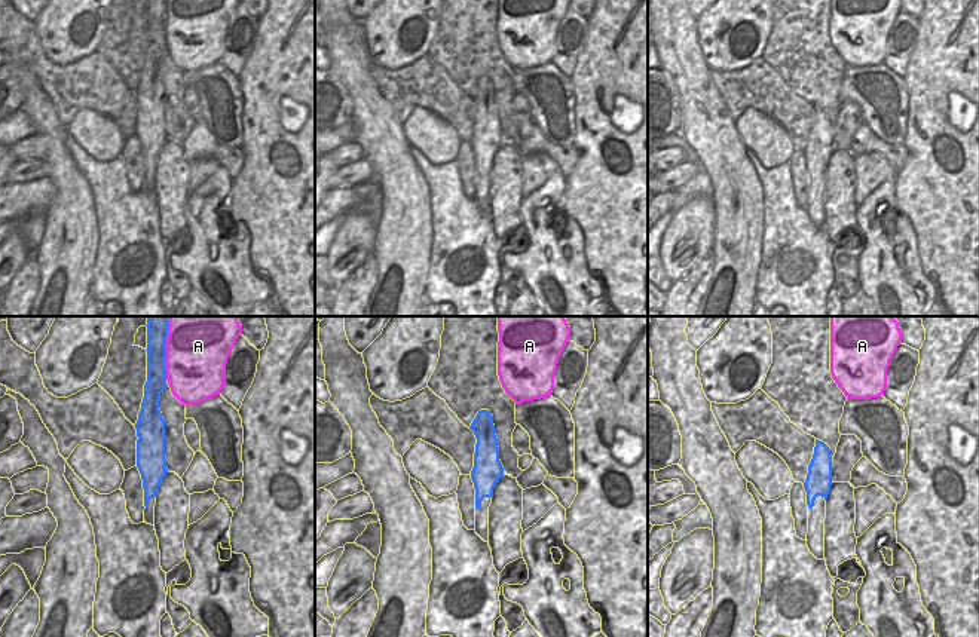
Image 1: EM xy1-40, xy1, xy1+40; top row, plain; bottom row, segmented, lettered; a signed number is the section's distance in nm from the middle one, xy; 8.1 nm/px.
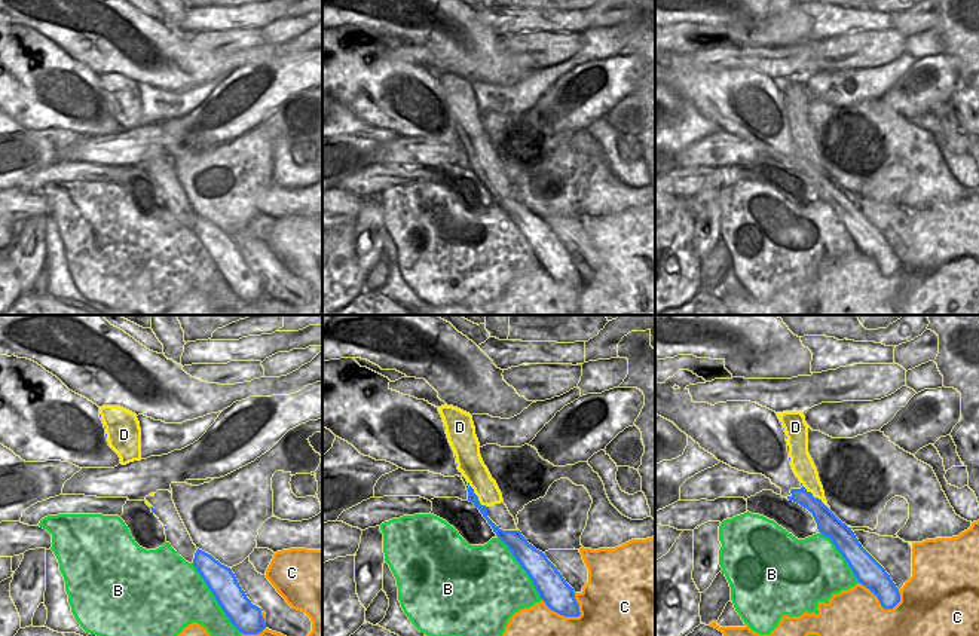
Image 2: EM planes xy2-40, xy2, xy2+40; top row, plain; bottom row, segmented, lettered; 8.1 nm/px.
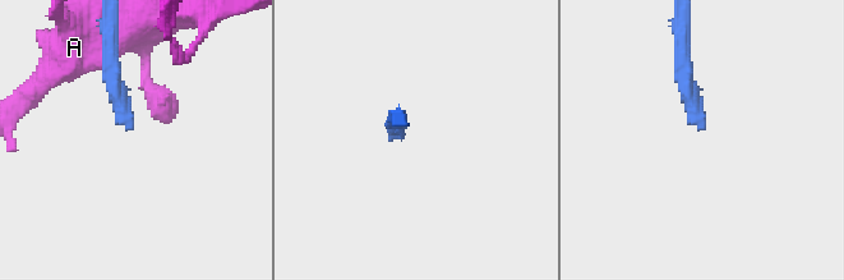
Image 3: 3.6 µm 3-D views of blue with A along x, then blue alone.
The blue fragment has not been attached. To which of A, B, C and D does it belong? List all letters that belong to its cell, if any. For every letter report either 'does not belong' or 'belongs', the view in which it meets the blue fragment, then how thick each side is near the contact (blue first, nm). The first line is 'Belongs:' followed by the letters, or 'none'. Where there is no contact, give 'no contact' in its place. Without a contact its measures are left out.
Belongs: none
A: does not belong; contact in xy1-40; calibres 170 and 480 nm
B: does not belong; contact in xy2-40; calibres 240 and 420 nm
C: does not belong; contact in xy2; calibres 260 and 480 nm
D: does not belong; contact in xy2+40; calibres 170 and 180 nm

